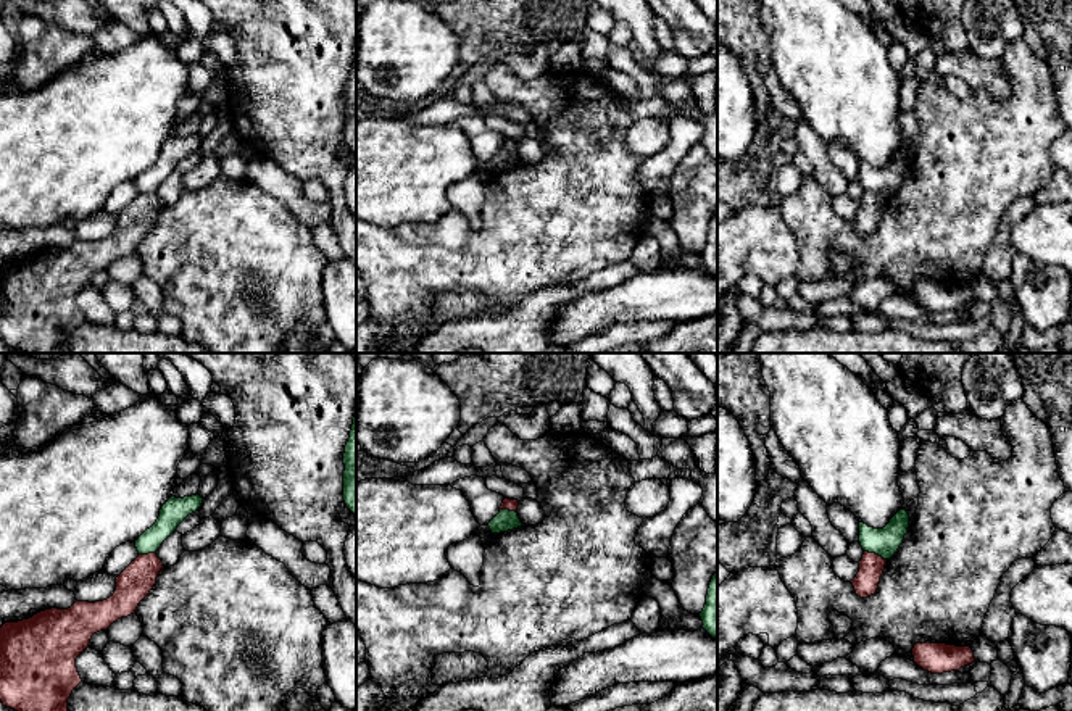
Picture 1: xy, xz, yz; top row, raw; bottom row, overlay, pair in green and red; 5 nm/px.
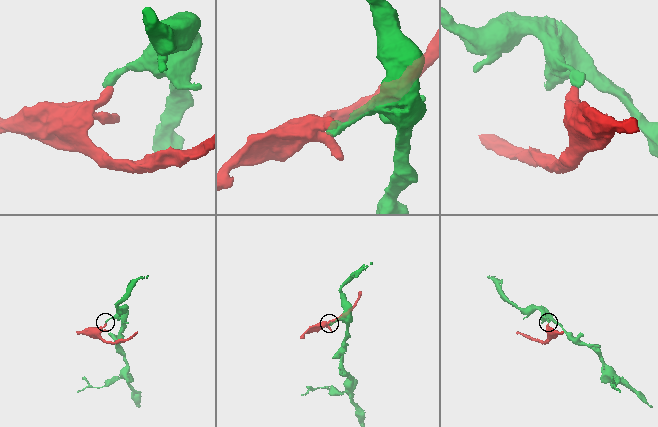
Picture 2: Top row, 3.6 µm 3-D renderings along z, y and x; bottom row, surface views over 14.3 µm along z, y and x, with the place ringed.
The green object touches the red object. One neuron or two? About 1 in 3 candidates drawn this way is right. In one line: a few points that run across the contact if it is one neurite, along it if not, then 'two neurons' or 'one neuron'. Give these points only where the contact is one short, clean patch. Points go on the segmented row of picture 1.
line yz (864, 550), (874, 552), (885, 560); two neurons

